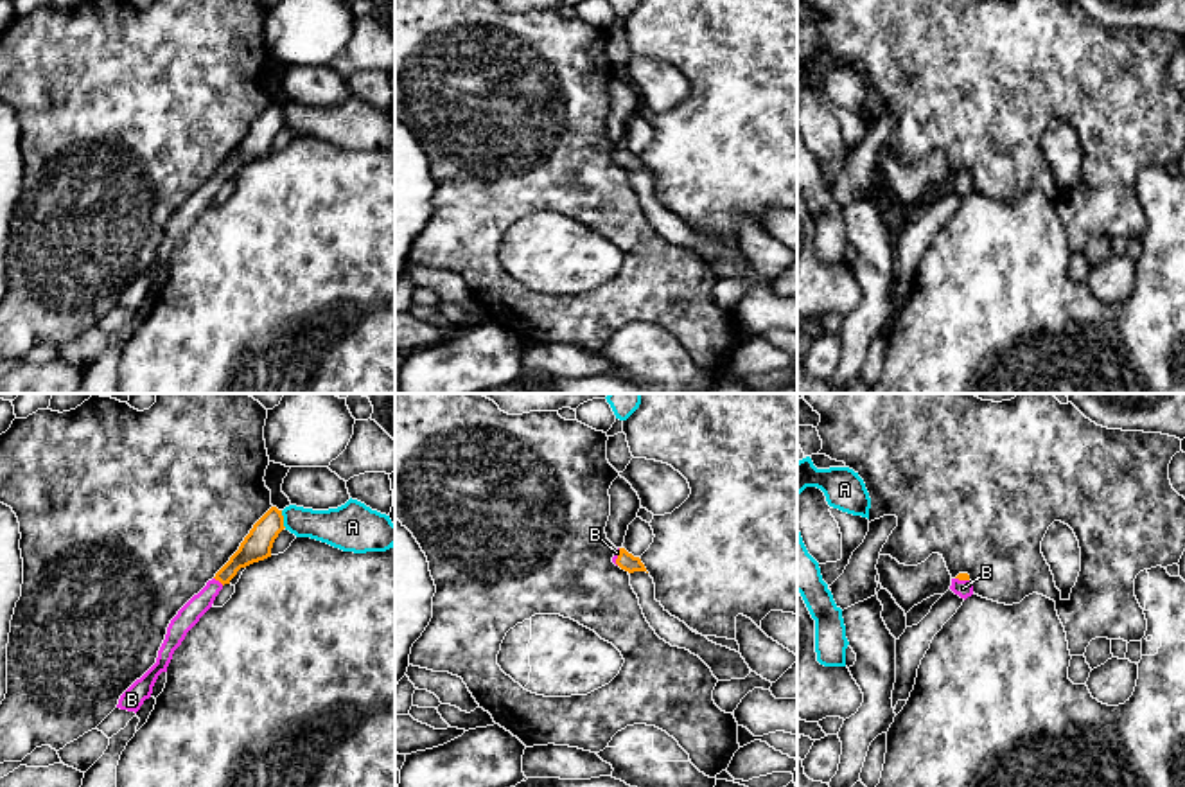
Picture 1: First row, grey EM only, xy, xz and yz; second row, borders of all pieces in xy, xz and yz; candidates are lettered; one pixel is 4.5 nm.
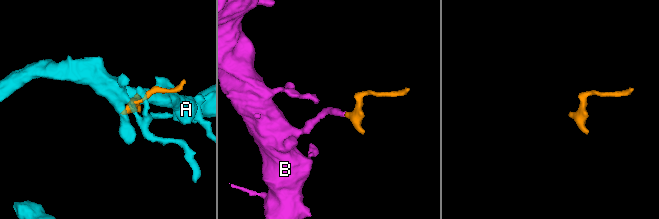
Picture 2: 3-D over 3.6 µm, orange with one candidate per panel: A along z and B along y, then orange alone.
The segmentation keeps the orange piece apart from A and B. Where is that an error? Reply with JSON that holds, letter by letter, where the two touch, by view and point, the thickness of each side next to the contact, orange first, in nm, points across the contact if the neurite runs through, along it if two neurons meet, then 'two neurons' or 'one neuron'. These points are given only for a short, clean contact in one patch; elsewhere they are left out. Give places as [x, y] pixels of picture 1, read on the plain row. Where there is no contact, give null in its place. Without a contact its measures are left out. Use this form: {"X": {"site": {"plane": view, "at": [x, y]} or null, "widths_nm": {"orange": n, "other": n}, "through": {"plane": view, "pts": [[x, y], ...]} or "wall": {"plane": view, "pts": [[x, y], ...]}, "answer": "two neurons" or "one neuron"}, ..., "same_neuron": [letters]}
{"A": {"site": {"plane": "xy", "at": [282, 117]}, "widths_nm": {"orange": 130, "other": 170}, "wall": {"plane": "xy", "pts": [[280, 108], [286, 124]]}, "answer": "two neurons"}, "B": {"site": {"plane": "xy", "at": [219, 178]}, "widths_nm": {"orange": 130, "other": 100}, "through": {"plane": "xy", "pts": [[257, 142], [219, 178], [189, 212]]}, "answer": "one neuron"}, "same_neuron": ["B"]}

